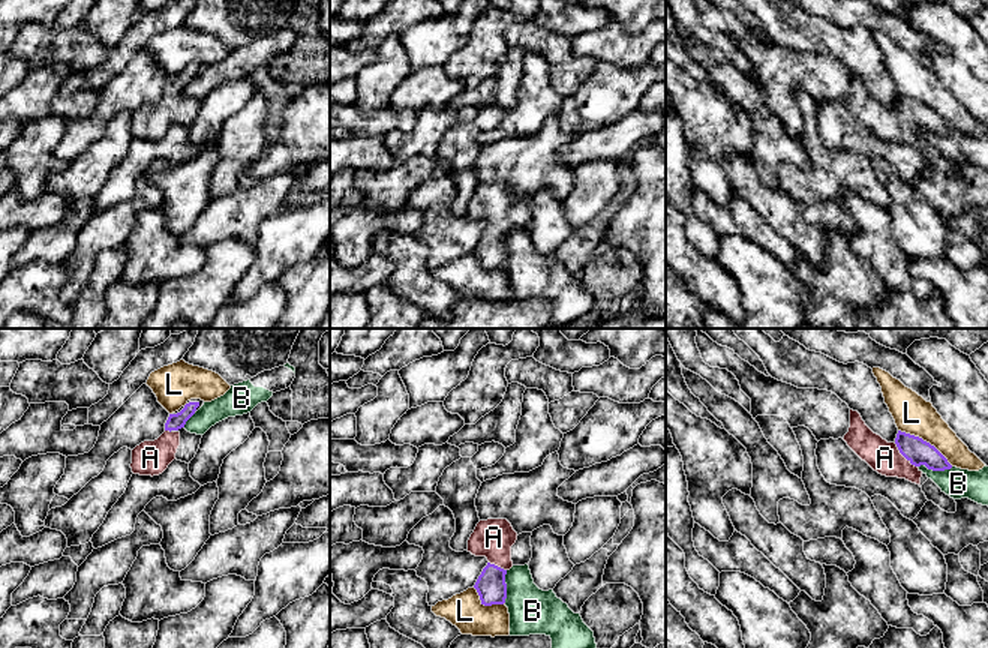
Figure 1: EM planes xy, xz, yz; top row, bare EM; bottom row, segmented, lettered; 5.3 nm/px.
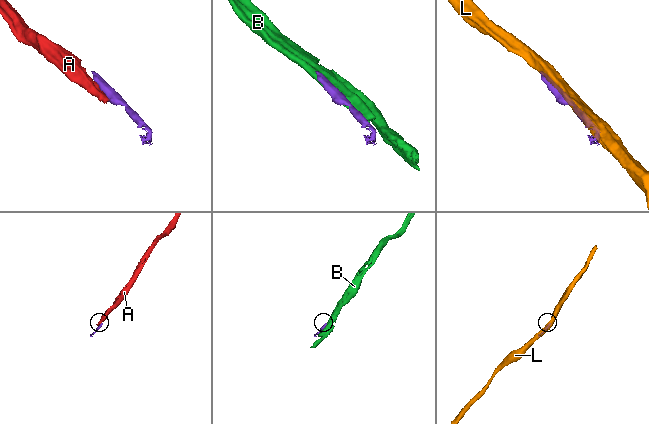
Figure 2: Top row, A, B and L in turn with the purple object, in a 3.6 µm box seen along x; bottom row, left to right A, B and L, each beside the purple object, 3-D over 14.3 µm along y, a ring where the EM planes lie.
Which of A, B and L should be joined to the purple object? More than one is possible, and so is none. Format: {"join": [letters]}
{"join": ["A"]}

